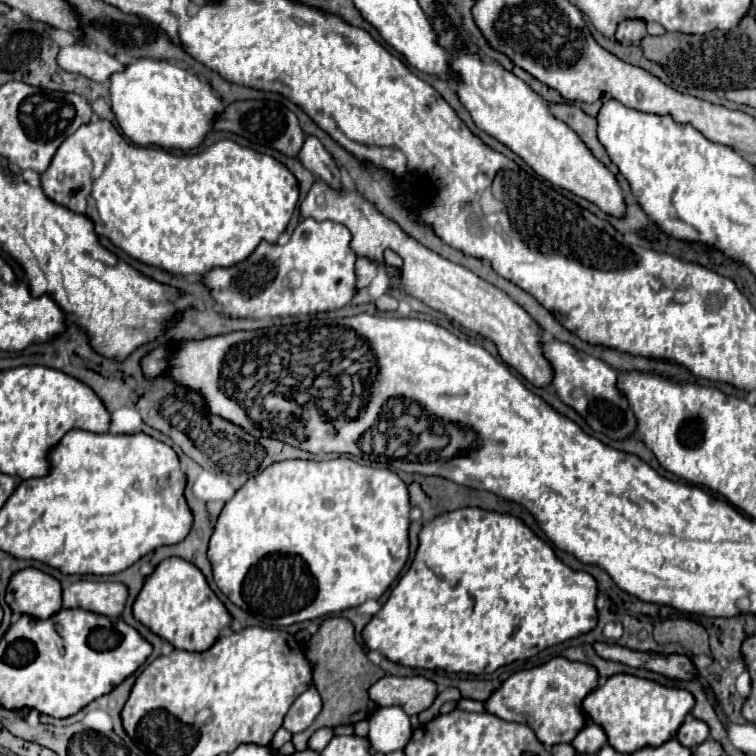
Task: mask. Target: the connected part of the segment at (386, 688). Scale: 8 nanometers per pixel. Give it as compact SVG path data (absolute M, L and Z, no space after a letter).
M382 676L368 690L370 700L376 706L400 706L408 716L420 714L436 698L436 684L422 678L400 678L400 676Z

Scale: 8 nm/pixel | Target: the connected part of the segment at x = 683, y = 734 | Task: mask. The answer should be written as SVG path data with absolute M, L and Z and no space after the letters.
M688 716L688 718L682 722L682 726L678 728L676 740L678 740L682 746L694 750L698 744L702 744L702 742L708 738L708 734L710 734L710 732L708 732L708 726L706 726L702 720L696 720L696 718Z

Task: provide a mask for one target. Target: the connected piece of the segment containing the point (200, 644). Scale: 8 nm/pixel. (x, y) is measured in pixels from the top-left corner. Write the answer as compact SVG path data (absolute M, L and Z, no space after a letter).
M166 558L156 566L156 570L146 578L142 592L138 592L132 614L174 648L188 652L208 650L220 636L220 630L232 620L226 606L210 590L204 574L182 558Z

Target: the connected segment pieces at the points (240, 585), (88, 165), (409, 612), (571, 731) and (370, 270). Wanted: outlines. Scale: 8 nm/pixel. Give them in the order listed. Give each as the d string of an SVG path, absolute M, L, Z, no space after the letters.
M334 458L334 460L324 460L324 462L314 462L314 460L282 460L278 464L270 464L264 468L256 478L246 480L238 492L224 504L214 532L208 542L208 560L212 564L212 574L214 582L220 588L224 596L244 612L252 614L256 620L260 620L264 626L270 628L280 628L280 626L290 626L296 622L304 620L314 620L332 612L340 612L346 608L360 606L366 600L378 600L388 586L396 580L400 570L404 568L408 560L408 514L410 514L410 500L408 500L408 490L406 484L398 478L396 472L392 470L380 470L372 466L362 466L350 458Z
M102 118L80 126L60 144L40 182L50 200L86 214L94 222L96 234L106 236L128 256L180 274L204 274L214 266L232 266L246 260L260 240L276 242L298 202L296 178L272 156L230 140L220 140L200 154L182 156L162 148L140 148L124 142L112 122Z
M458 508L452 512L440 514L438 518L434 518L434 522L422 526L418 540L420 540L420 544L418 544L416 556L414 556L408 572L398 580L398 584L394 586L394 590L388 596L388 600L384 602L384 606L372 616L372 620L362 630L362 638L364 638L366 646L370 650L378 650L382 656L386 656L388 660L392 660L396 664L410 666L410 668L426 668L426 670L490 674L504 664L510 664L514 660L532 658L538 652L542 652L544 648L560 644L570 638L576 638L580 634L586 634L596 626L596 606L594 606L596 580L586 572L574 572L566 564L562 564L556 558L556 554L548 542L540 540L524 522L520 522L518 518L514 518L510 514L496 514L496 512L488 512L482 508Z
M558 656L532 670L514 672L484 702L484 708L486 708L486 712L490 712L506 722L528 724L542 744L554 746L554 744L562 744L562 742L572 742L574 736L584 728L582 700L596 686L598 686L596 668L582 664L582 662L570 662L570 660Z
M360 256L360 258L356 260L356 278L358 278L356 284L358 284L358 288L368 286L368 284L374 280L376 272L378 272L376 262L370 260L368 256Z

